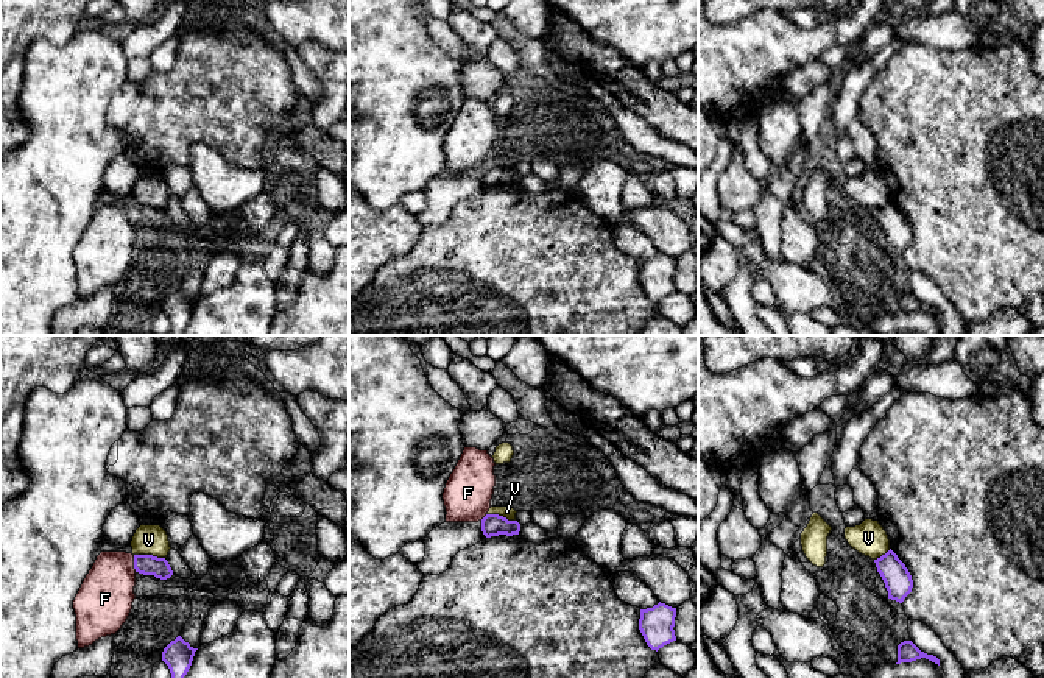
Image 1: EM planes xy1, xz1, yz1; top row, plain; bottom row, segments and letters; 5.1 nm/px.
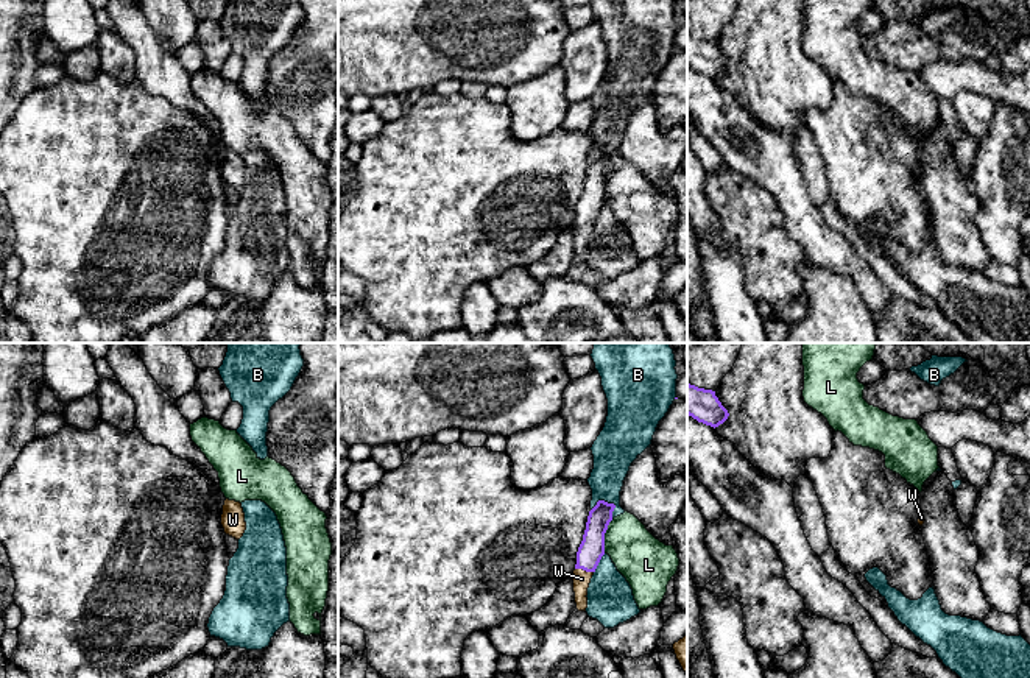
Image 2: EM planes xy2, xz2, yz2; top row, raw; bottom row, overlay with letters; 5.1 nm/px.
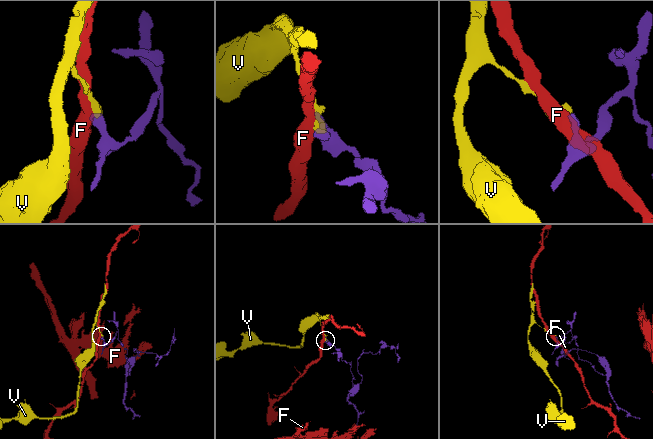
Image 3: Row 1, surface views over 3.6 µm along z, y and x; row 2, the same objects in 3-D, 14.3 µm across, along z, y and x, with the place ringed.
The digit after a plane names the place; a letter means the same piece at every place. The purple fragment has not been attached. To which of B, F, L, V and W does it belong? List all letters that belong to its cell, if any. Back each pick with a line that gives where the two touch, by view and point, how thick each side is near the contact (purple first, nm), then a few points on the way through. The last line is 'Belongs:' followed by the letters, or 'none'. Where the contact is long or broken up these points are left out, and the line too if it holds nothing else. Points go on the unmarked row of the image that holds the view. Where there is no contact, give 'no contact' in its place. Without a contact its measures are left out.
W: meets purple in xz2 at (585, 220); 130 nm thick on the purple side, 90 nm on the other; runs through xz2 (591, 200), (585, 220), (582, 229)
Belongs: W

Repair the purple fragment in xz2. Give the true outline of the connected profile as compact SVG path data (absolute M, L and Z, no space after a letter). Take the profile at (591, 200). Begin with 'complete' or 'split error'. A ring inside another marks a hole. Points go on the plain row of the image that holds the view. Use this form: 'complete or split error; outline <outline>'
split error; outline M598 151L589 162L583 192L577 203L577 215L572 224L575 254L578 262L587 259L587 238L591 229L605 206L605 184L612 171L616 156Z

